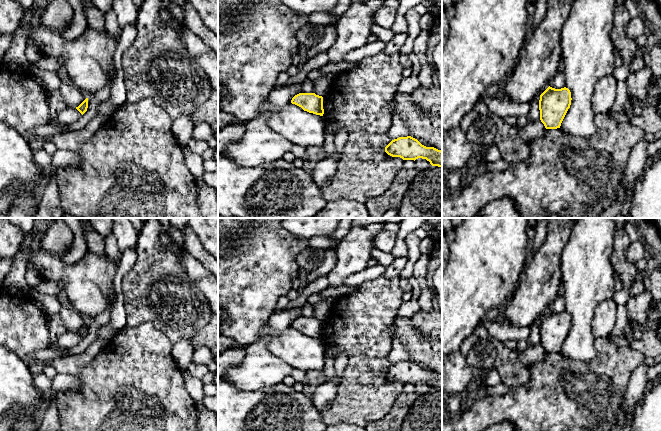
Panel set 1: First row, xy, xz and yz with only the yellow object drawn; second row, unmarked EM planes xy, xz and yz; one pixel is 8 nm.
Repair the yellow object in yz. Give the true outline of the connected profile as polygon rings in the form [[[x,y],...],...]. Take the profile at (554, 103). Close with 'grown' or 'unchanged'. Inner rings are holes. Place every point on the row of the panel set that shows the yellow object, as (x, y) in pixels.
[[[548,87],[539,100],[540,120],[546,129],[560,128],[571,105],[571,92],[568,88]]] | unchanged

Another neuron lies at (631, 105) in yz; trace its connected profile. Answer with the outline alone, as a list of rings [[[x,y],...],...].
[[[628,96],[625,105],[624,105],[624,112],[626,114],[635,114],[635,115],[640,115],[641,114],[641,105],[633,98]]]

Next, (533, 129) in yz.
[[[528,121],[527,124],[519,131],[521,139],[529,144],[536,138],[543,137],[546,133],[544,124],[539,121]]]

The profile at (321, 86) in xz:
[[[317,78],[313,82],[314,82],[313,93],[323,97],[329,90],[328,81],[325,78]]]

